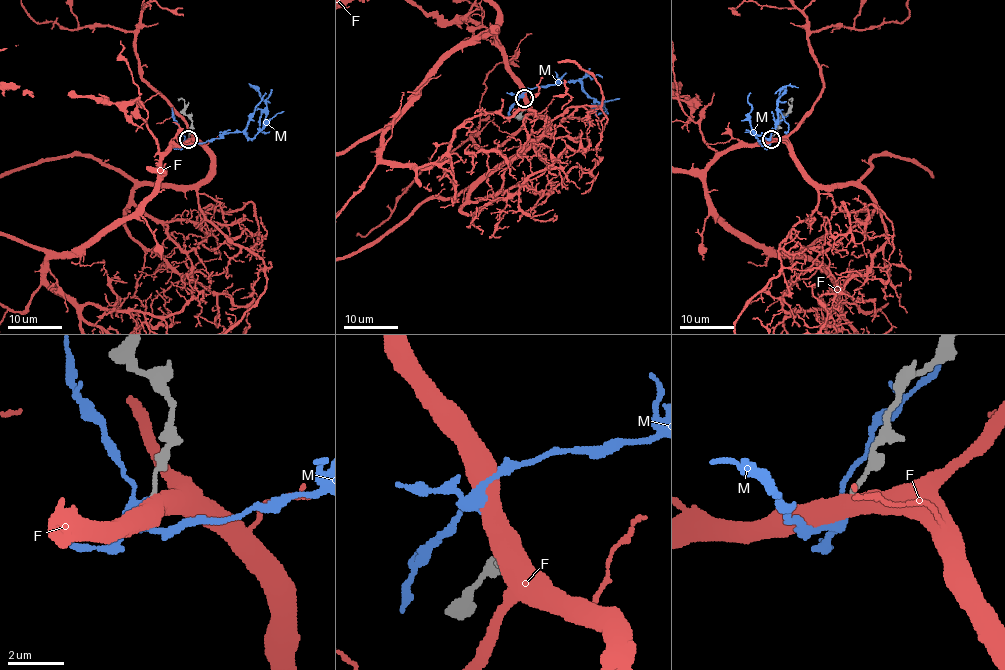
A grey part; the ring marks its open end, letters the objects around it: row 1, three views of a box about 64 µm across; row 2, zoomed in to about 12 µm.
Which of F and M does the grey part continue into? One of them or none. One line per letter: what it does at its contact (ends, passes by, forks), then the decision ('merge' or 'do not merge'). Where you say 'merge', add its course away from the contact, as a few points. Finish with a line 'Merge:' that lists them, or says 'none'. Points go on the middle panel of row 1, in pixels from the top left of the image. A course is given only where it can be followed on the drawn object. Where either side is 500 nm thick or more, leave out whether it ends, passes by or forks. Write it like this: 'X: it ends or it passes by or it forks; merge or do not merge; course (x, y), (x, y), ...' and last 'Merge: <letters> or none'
F: do not merge
M: it passes by; merge
Merge: M

